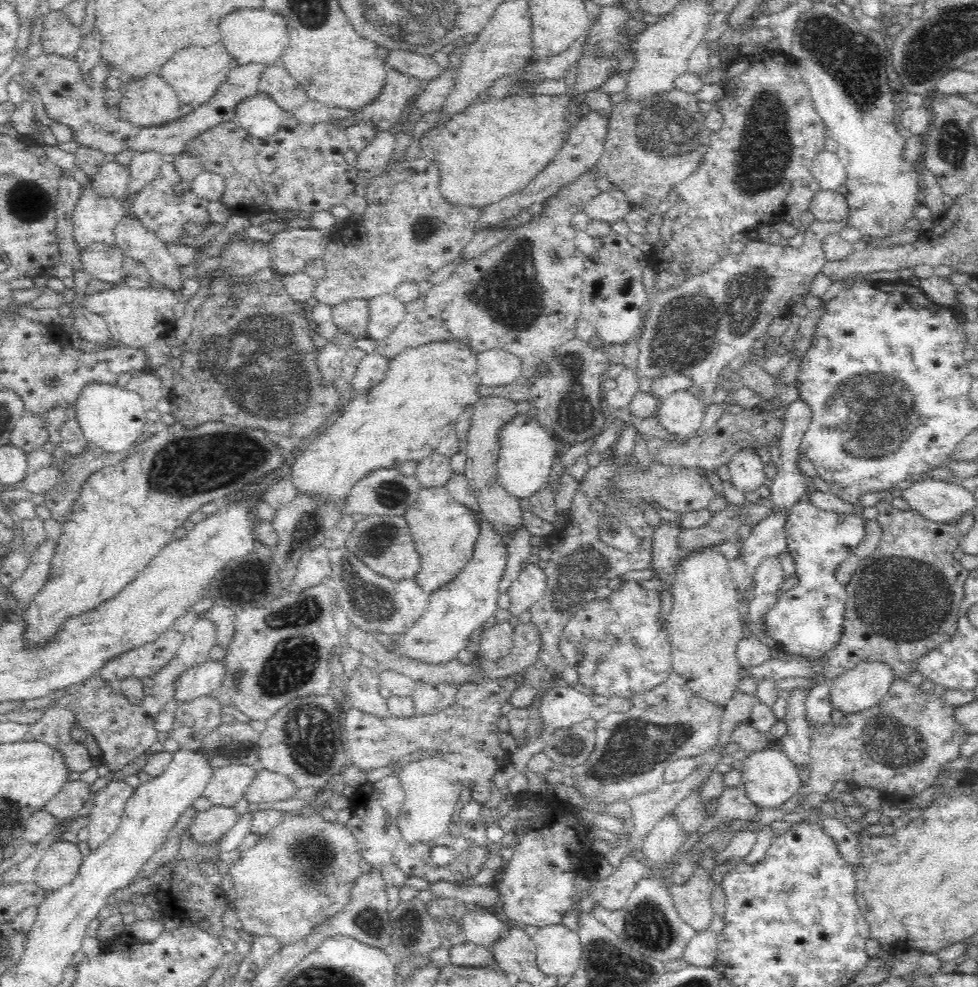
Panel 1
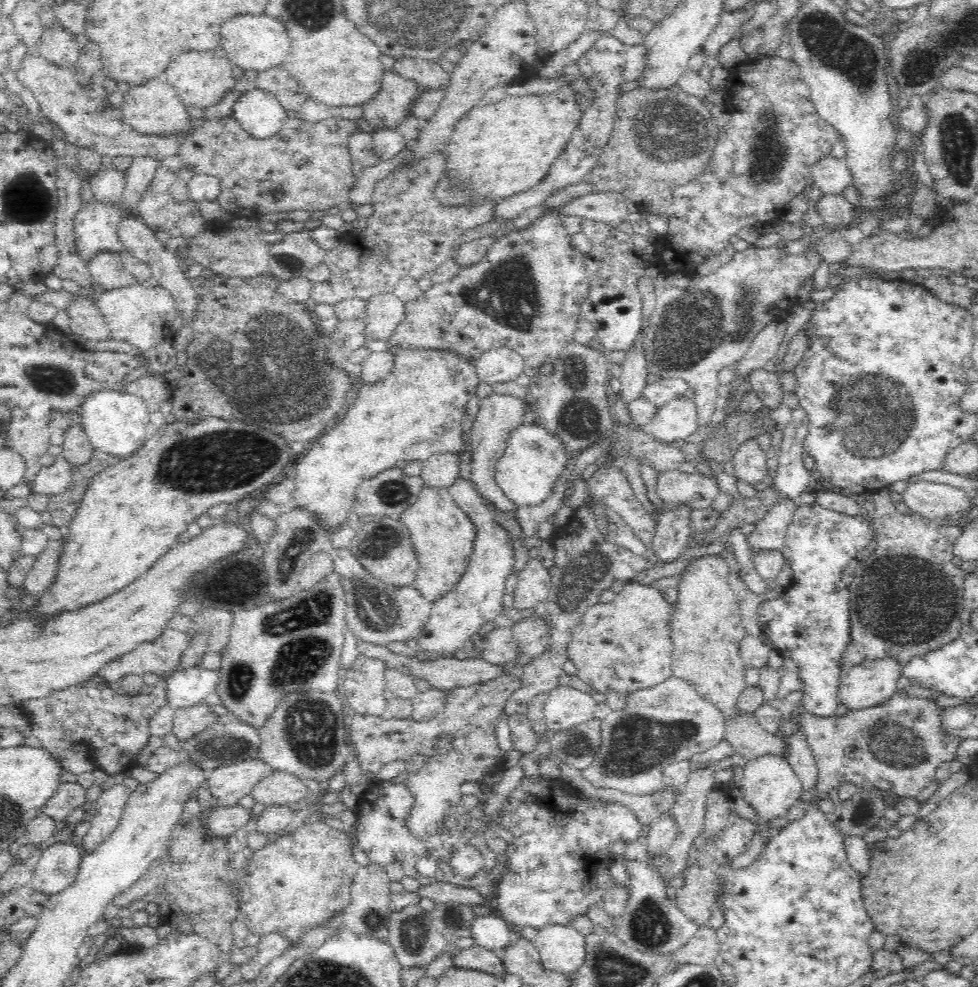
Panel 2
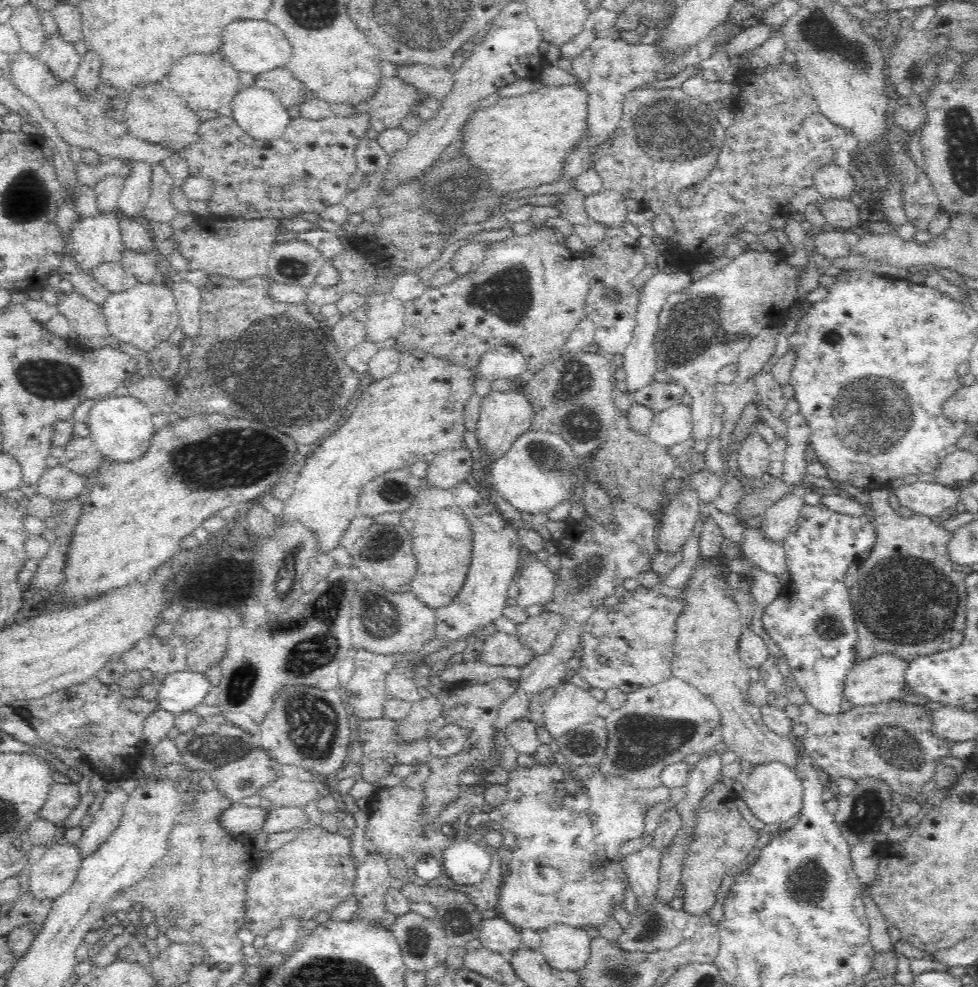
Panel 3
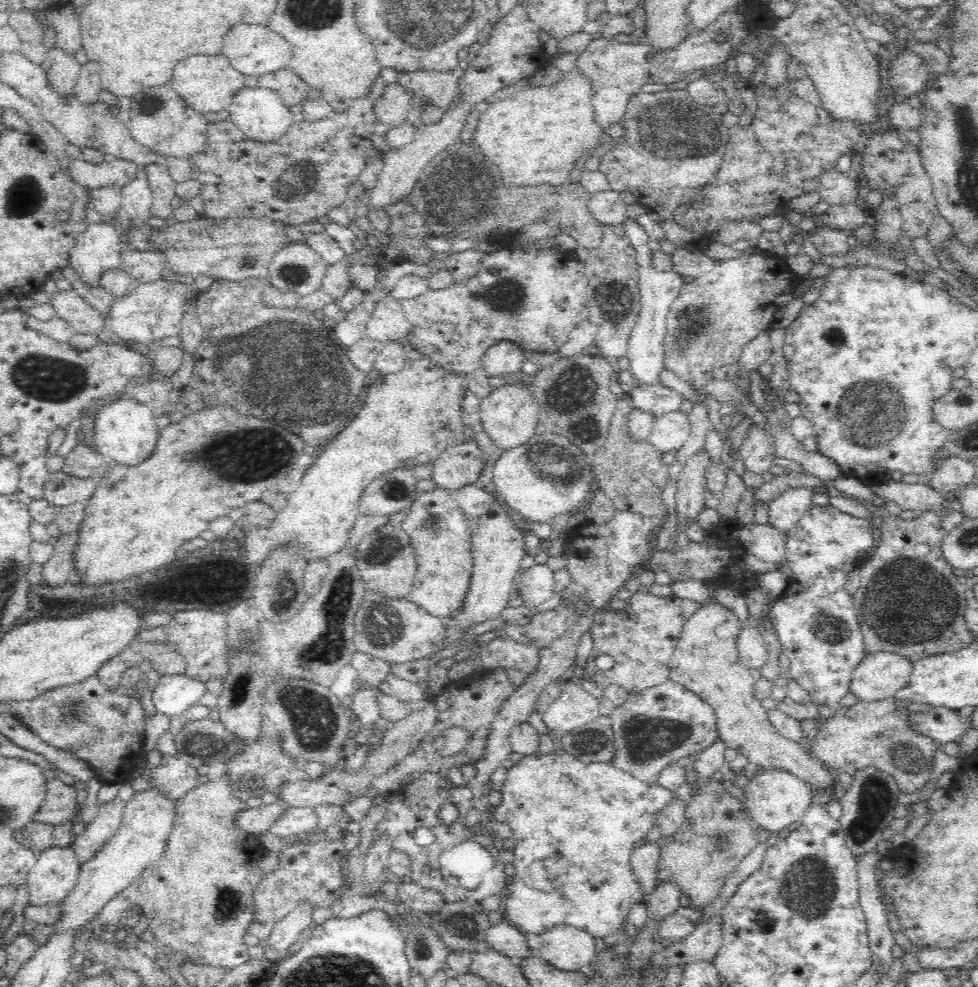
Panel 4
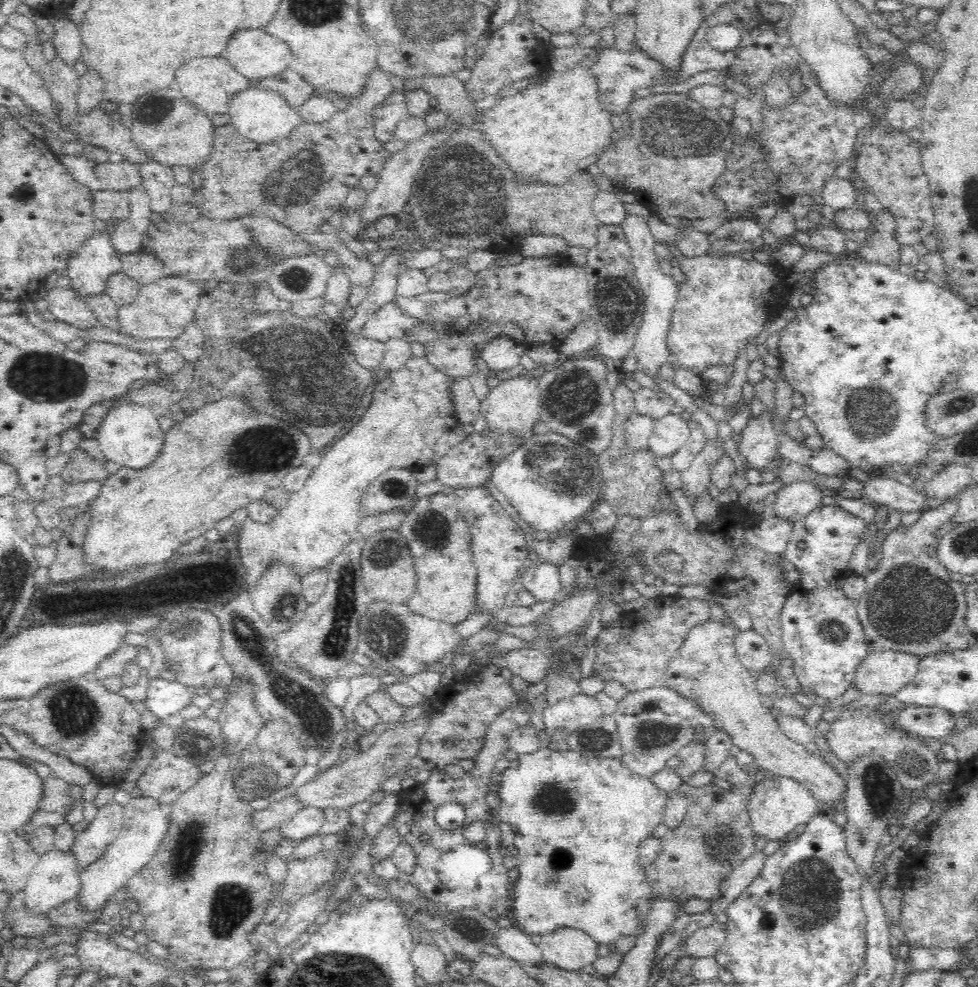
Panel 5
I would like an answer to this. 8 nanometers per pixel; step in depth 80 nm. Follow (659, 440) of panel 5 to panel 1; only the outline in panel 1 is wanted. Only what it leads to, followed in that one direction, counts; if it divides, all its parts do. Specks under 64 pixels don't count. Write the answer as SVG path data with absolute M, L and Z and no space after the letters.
M679 391L660 404L656 420L671 439L688 440L701 428L705 412L698 397Z

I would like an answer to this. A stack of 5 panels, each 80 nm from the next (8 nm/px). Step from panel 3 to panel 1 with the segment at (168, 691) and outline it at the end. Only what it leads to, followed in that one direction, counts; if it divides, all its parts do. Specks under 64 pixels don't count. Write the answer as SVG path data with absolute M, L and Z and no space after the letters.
M209 659L188 668L175 680L173 698L179 704L186 704L196 698L206 697L213 690L220 690L224 676L226 676L226 669L224 669L223 659Z

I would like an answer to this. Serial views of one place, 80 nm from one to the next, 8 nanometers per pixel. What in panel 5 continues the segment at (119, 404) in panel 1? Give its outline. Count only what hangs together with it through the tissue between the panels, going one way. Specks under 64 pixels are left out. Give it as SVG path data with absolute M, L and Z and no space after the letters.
M130 403L109 410L99 425L96 439L106 461L112 461L120 467L142 470L158 459L164 447L166 435L160 428L158 418L148 408Z

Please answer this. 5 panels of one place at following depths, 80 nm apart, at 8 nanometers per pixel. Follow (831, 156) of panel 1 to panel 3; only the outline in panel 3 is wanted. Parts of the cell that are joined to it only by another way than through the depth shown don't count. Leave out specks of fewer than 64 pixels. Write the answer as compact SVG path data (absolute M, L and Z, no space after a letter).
M836 163L818 170L814 183L817 192L827 200L850 200L856 194L855 178L850 170Z

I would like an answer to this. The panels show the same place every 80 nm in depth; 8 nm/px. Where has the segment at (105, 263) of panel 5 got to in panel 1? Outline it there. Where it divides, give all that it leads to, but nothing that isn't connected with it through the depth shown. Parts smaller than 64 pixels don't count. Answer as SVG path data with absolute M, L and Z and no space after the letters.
M91 184L82 186L82 194L72 214L73 231L81 250L97 244L118 246L115 228L128 214L126 203L96 196Z

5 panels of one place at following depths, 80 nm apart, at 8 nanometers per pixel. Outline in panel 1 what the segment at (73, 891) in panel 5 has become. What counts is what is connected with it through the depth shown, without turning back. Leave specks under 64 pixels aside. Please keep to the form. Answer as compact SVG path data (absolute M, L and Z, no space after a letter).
M56 840L39 860L35 883L39 888L52 892L69 886L78 875L83 858L77 843Z

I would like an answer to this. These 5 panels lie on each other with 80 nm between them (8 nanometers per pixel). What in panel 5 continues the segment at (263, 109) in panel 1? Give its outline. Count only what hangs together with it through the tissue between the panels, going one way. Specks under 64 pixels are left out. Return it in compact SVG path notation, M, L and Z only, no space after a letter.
M248 88L248 90L238 92L231 102L228 112L230 122L244 138L258 144L285 141L302 122L298 110L288 106L289 102L286 102L280 93L272 92L272 90Z

